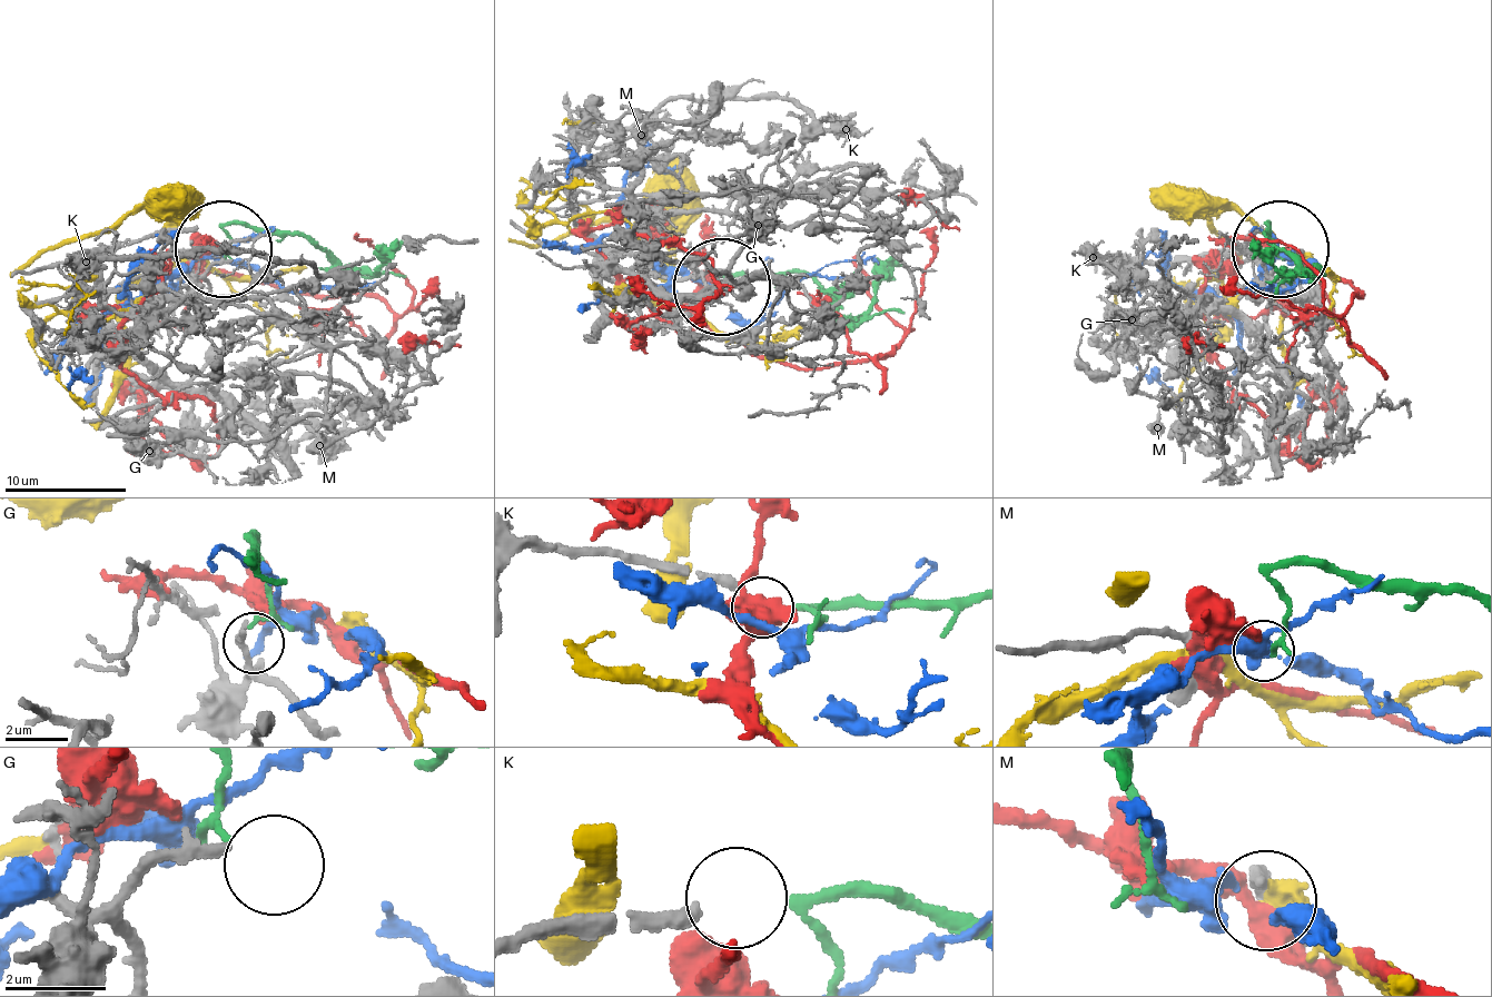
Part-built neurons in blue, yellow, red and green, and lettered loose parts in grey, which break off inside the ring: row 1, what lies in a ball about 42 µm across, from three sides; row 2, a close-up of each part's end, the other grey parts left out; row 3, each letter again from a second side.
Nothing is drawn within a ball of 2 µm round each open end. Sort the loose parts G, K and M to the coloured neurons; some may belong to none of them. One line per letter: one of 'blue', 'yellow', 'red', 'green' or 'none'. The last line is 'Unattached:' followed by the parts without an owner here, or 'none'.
G: none
K: green
M: none
Unattached: G, M

